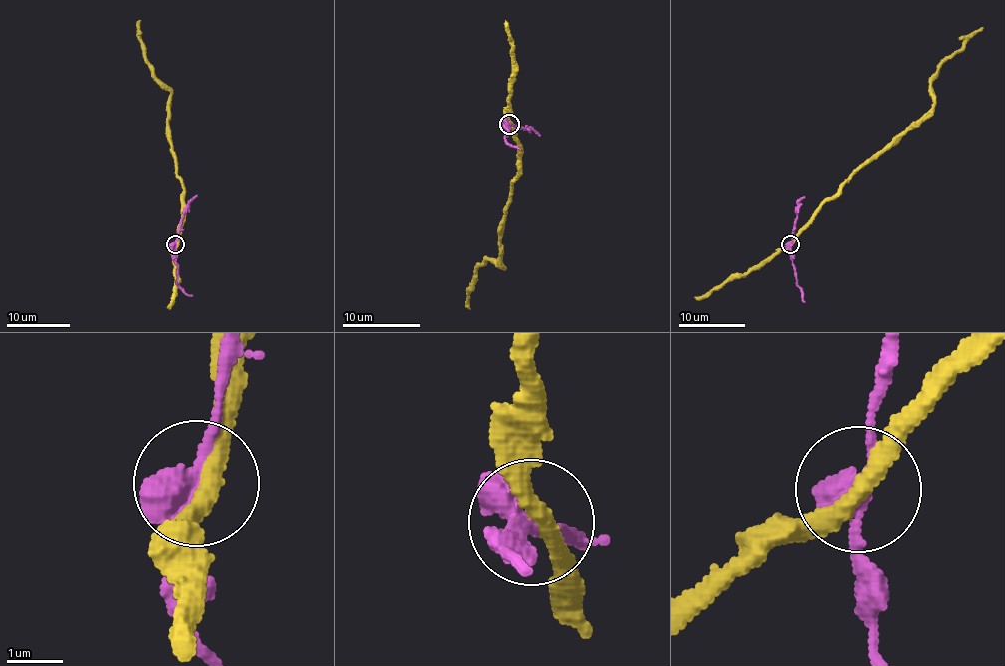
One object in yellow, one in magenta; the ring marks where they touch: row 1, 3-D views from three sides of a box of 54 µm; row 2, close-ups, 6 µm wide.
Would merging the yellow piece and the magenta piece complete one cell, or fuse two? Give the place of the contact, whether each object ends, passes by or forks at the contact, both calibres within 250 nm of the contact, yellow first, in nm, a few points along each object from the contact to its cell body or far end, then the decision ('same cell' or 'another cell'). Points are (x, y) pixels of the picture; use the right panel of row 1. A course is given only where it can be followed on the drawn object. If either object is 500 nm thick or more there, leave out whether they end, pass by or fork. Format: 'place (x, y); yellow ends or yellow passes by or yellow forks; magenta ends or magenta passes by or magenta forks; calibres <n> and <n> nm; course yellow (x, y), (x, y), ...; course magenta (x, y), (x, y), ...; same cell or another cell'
place (790, 244); yellow passes by; magenta passes by; calibres 320 and 380 nm; course yellow (790, 244), (811, 216), (861, 167), (894, 145), (932, 106), (932, 75), (983, 28); course magenta (790, 244), (797, 285), (805, 302); another cell

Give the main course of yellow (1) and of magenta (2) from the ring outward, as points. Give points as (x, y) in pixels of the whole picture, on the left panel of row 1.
1: (176, 244), (184, 189), (169, 139), (170, 90), (155, 76), (145, 57), (138, 34), (140, 21)
2: (176, 244), (176, 283), (192, 296)

